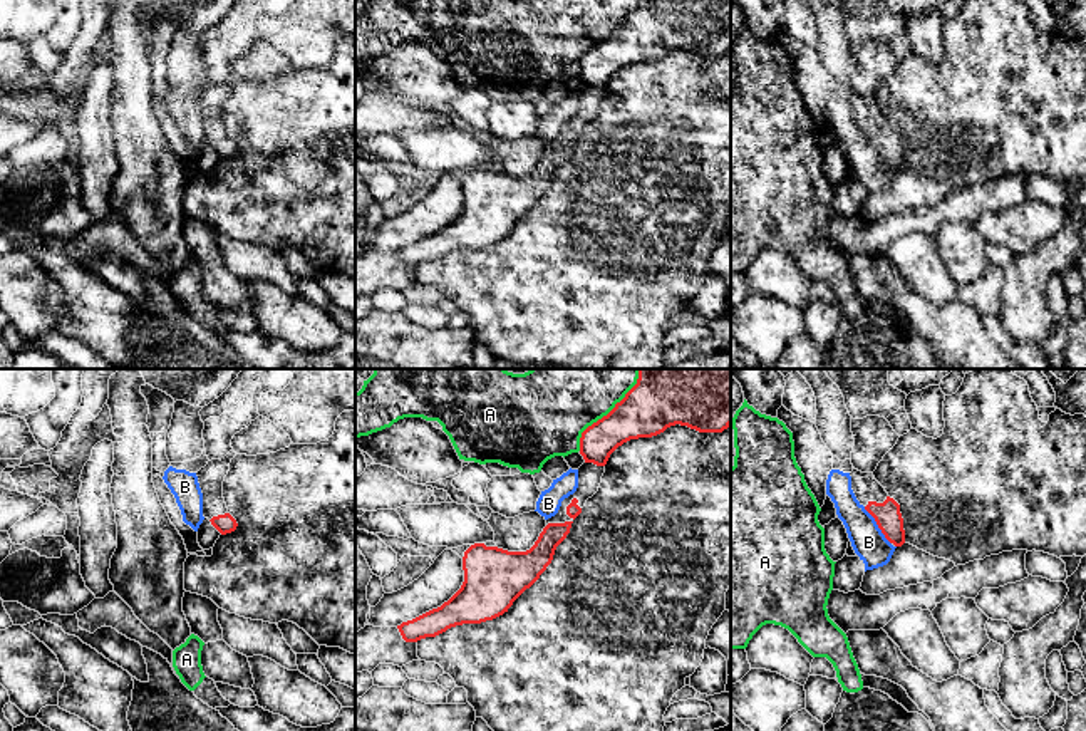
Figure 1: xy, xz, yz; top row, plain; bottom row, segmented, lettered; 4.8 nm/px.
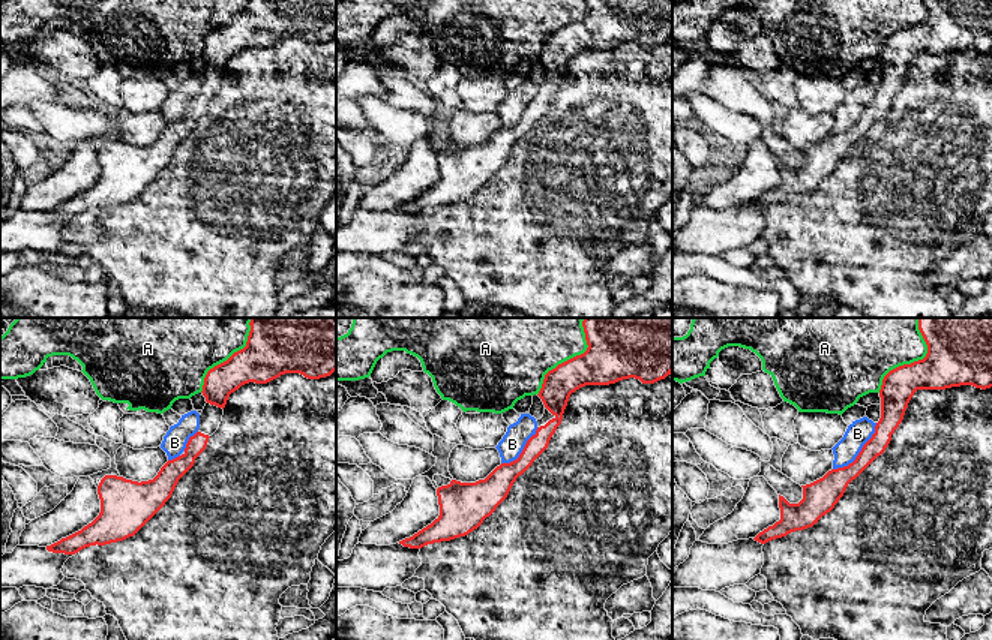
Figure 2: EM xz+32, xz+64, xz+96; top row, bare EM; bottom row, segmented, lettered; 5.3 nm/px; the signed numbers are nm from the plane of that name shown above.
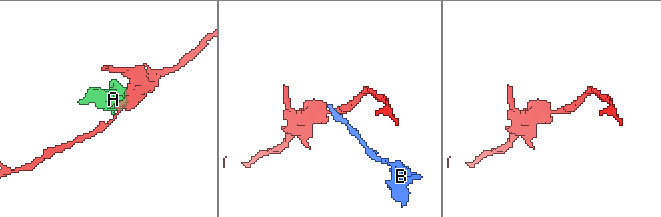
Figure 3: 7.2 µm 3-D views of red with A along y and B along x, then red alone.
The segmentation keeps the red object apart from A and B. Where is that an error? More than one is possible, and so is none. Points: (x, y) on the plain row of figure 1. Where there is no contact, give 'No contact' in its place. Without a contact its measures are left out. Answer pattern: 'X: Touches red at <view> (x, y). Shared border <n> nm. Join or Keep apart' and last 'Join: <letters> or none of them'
A: Touches red at xz (604, 41). Shared border 460 nm. Keep apart
B: Touches red at yz (877, 148). Shared border 220 nm. Keep apart
Join: none of them

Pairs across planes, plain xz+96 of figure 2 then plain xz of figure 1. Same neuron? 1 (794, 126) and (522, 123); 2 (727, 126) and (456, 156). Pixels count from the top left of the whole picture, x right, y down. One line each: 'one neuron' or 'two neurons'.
1: two neurons
2: one neuron

